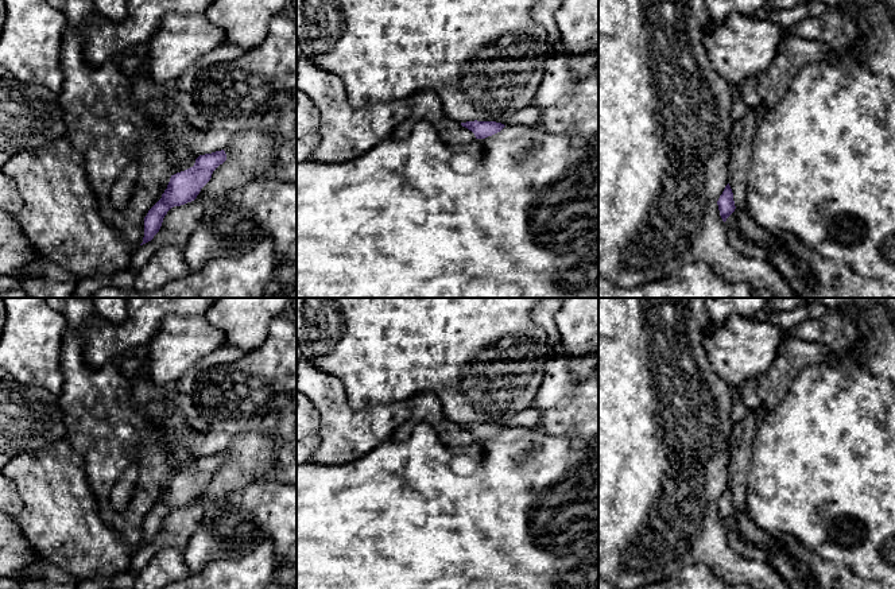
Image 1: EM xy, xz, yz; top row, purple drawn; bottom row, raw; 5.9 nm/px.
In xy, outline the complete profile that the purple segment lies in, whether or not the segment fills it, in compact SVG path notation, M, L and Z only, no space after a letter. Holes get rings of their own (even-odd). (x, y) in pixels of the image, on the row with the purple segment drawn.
M224 150L199 155L193 167L171 175L162 198L144 217L144 237L140 245L154 239L171 208L194 201L201 189L210 181L213 171L225 160Z

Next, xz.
M477 120L461 123L461 125L472 131L476 139L485 139L488 136L492 136L505 127L504 124L496 121L477 121Z

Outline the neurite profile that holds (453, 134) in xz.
M419 92L410 101L412 113L394 129L392 139L403 140L408 137L416 123L426 121L435 127L439 137L452 148L458 148L476 140L472 131L446 115L441 98L434 92Z

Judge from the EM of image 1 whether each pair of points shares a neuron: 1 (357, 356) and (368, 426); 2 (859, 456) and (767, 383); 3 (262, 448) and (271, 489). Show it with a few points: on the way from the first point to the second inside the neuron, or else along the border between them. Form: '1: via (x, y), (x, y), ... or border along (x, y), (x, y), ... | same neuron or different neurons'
1: border along (343, 387), (347, 400), (356, 410), (396, 400) | different neurons
2: border along (802, 369), (789, 383), (782, 400), (764, 411) | different neurons
3: border along (272, 476), (250, 483), (239, 491) | different neurons

